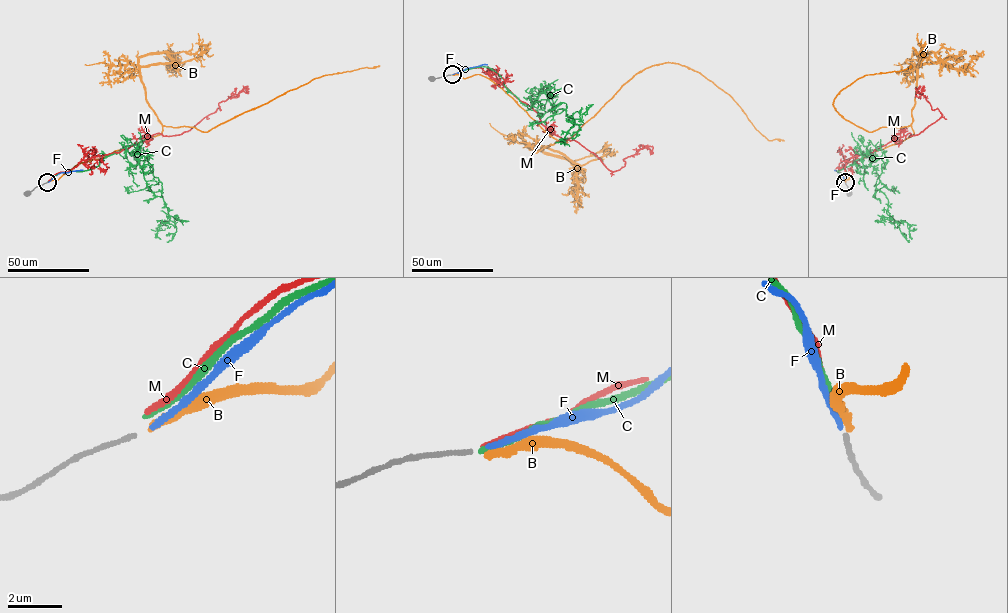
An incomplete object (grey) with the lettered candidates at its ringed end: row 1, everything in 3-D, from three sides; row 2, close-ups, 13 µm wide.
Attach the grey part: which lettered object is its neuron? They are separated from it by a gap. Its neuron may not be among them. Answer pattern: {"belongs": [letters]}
{"belongs": []}

